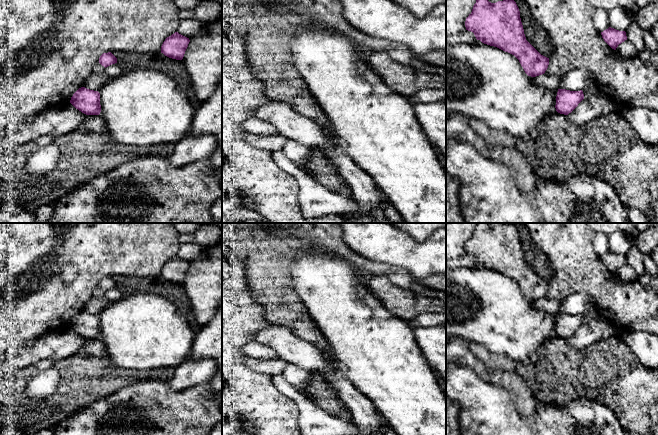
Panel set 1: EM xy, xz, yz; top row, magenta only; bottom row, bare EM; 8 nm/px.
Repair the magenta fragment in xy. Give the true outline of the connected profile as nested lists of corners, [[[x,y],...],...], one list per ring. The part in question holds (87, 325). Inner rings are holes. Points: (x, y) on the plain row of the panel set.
[[[85,311],[73,318],[70,327],[86,339],[99,339],[101,336],[100,317]]]

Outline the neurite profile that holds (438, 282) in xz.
[[[433,275],[418,279],[418,283],[439,291],[446,291],[446,275]]]

